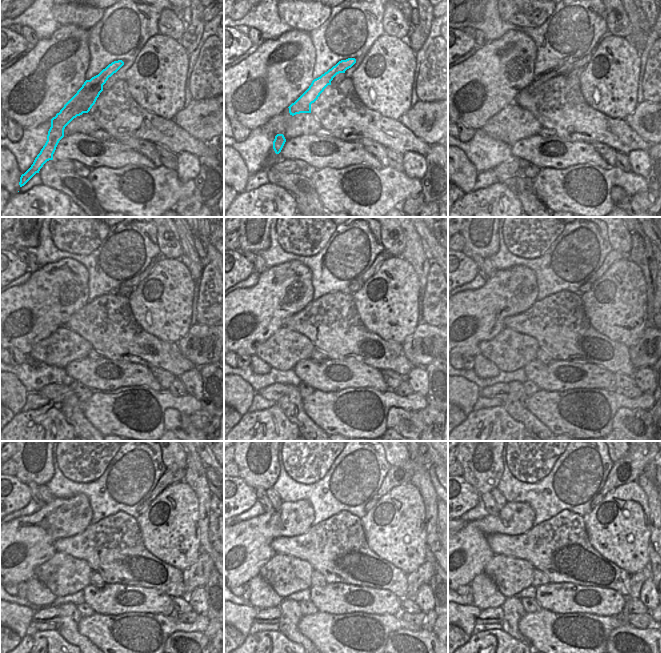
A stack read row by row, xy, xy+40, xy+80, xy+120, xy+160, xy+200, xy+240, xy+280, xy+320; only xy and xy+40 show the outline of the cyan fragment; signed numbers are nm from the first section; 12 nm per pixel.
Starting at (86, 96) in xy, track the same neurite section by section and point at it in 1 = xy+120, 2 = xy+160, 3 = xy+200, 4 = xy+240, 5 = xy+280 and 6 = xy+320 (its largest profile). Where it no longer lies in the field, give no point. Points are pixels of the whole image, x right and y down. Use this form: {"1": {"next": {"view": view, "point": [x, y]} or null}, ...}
{"1": {"next": {"view": "xy+120", "point": [135, 281]}}, "2": {"next": {"view": "xy+160", "point": [383, 256]}}, "3": {"next": {"view": "xy+200", "point": [613, 255]}}, "4": {"next": {"view": "xy+240", "point": [170, 477]}}, "5": {"next": {"view": "xy+280", "point": [395, 477]}}, "6": {"next": {"view": "xy+320", "point": [618, 476]}}}

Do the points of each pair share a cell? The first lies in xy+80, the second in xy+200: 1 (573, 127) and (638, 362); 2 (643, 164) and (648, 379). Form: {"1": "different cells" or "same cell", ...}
{"1": "different cells", "2": "same cell"}

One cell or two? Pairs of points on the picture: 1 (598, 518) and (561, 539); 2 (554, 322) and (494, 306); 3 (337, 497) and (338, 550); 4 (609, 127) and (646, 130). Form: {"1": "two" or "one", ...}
{"1": "two", "2": "two", "3": "two", "4": "two"}

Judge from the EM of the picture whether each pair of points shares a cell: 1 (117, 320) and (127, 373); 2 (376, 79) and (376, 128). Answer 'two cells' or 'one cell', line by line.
1: two cells
2: two cells

